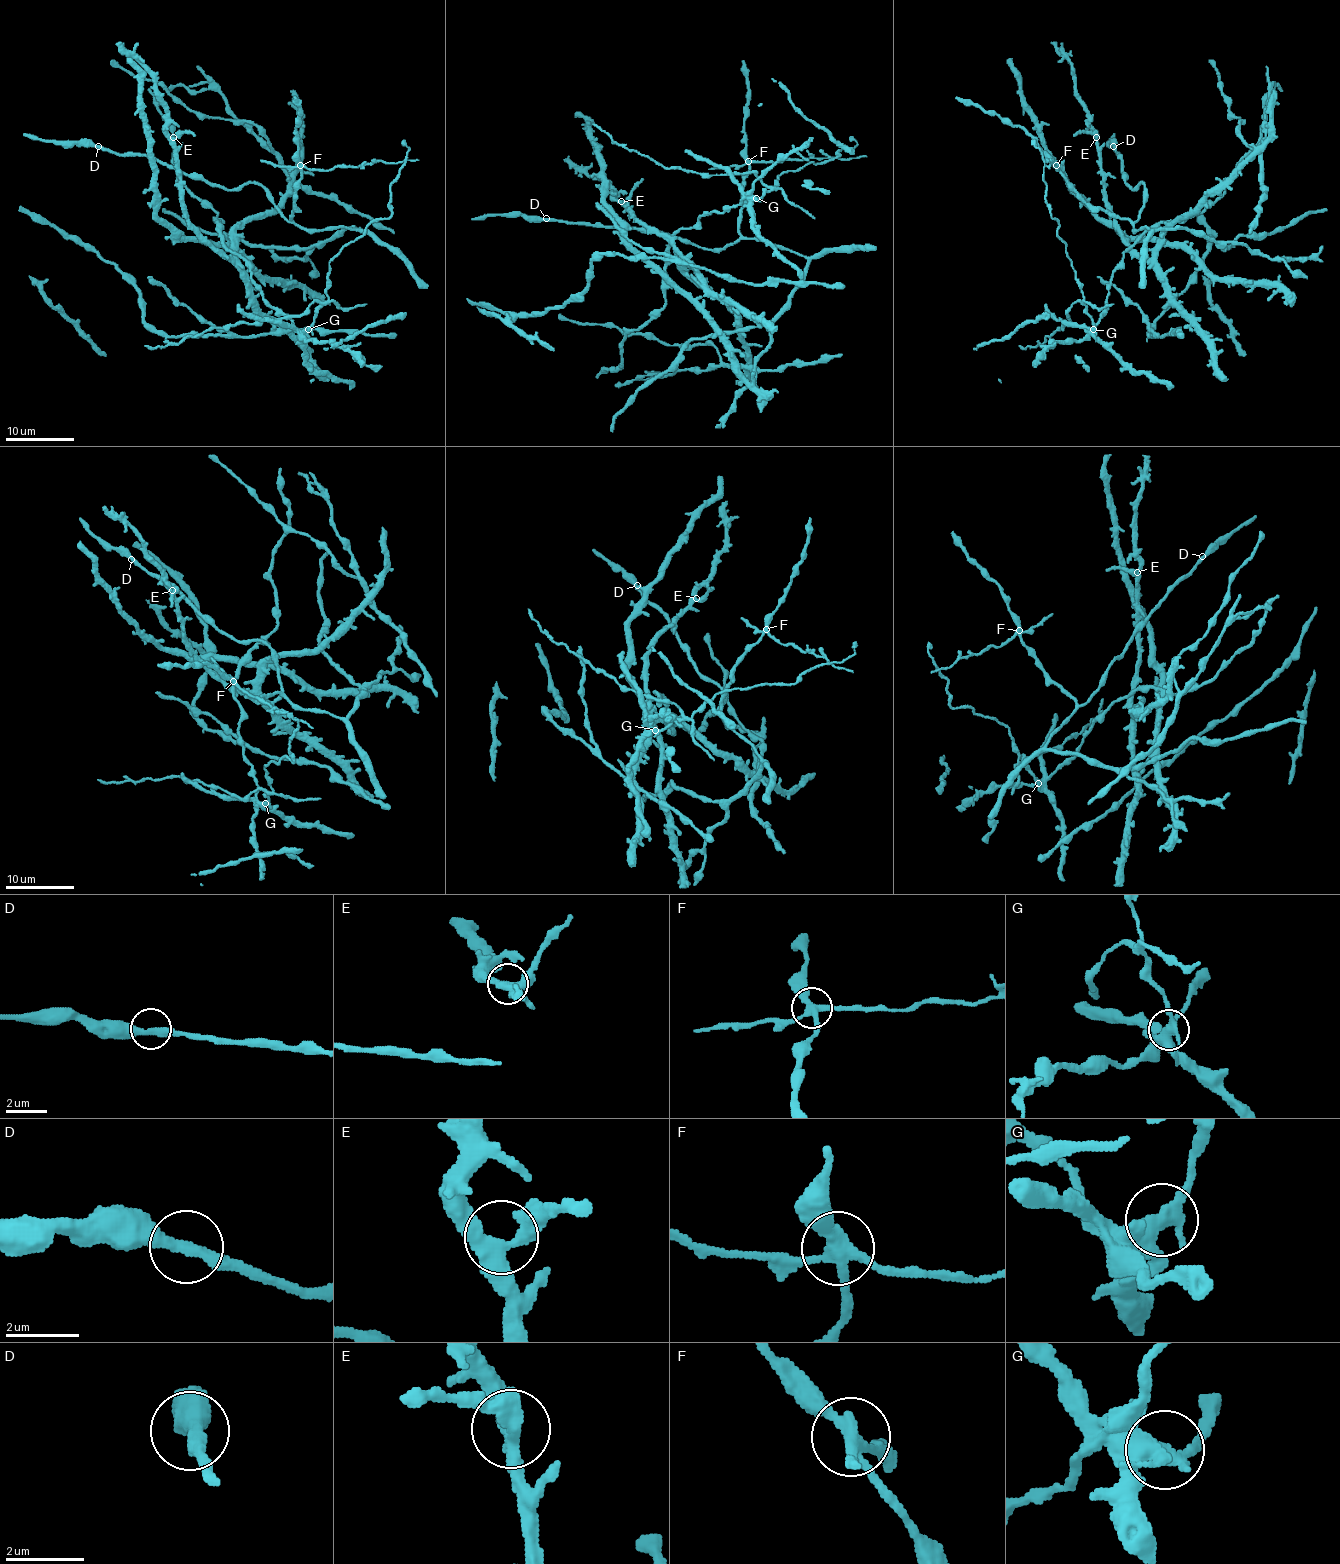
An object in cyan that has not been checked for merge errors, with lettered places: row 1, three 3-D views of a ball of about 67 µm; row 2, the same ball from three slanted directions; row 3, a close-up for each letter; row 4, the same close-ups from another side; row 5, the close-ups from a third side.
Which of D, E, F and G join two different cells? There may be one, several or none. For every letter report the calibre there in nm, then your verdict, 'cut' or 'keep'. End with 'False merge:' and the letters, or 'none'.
D: 320 nm | keep
E: 360 nm | keep
F: 320 nm | cut
G: 440 nm | cut
False merge: F, G

